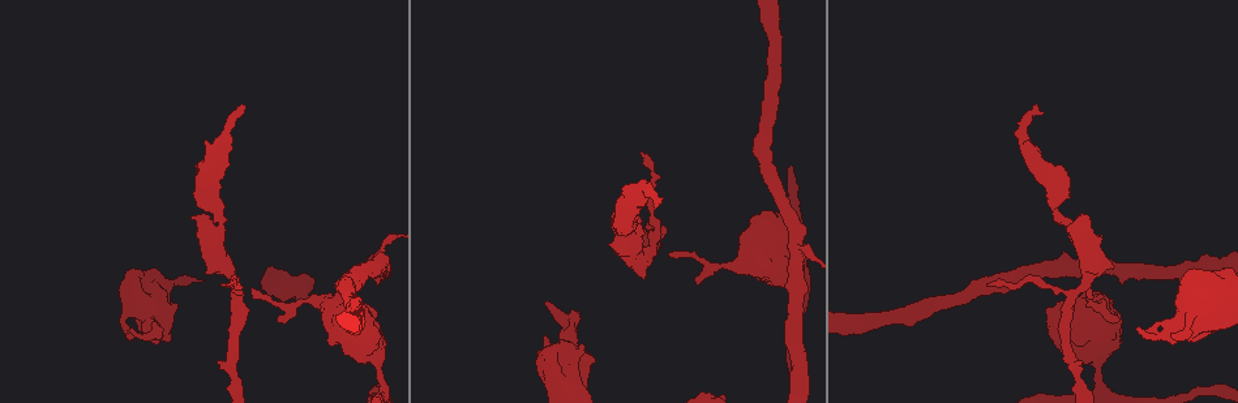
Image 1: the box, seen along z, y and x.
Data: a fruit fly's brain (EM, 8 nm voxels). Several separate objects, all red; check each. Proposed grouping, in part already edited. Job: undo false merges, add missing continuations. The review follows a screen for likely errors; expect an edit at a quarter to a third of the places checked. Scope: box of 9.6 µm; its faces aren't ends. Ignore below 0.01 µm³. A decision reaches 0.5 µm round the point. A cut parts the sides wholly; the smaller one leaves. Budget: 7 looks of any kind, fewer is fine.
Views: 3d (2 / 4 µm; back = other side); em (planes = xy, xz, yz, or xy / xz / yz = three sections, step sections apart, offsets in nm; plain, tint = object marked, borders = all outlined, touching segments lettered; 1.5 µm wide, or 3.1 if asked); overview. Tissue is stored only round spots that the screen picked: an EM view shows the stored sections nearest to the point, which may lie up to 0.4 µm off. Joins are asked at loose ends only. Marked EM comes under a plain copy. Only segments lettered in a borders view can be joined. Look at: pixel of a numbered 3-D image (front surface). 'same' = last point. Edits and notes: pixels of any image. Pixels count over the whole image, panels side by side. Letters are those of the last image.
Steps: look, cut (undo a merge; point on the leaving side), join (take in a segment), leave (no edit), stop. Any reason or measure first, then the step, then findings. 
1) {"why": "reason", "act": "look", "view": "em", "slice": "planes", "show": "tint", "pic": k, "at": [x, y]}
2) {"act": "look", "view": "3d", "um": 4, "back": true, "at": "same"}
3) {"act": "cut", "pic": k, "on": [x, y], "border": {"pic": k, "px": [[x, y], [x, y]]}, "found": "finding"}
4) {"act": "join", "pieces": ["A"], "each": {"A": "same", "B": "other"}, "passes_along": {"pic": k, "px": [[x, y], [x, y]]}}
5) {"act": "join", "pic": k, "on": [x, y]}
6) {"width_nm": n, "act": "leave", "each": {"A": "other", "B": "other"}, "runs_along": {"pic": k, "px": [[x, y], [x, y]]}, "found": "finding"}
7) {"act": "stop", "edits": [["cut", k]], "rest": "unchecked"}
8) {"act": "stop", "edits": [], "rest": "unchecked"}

{"why": "an open end", "act": "look", "view": "em", "slice": "planes", "show": "tint", "pic": 1, "at": [277, 320]}

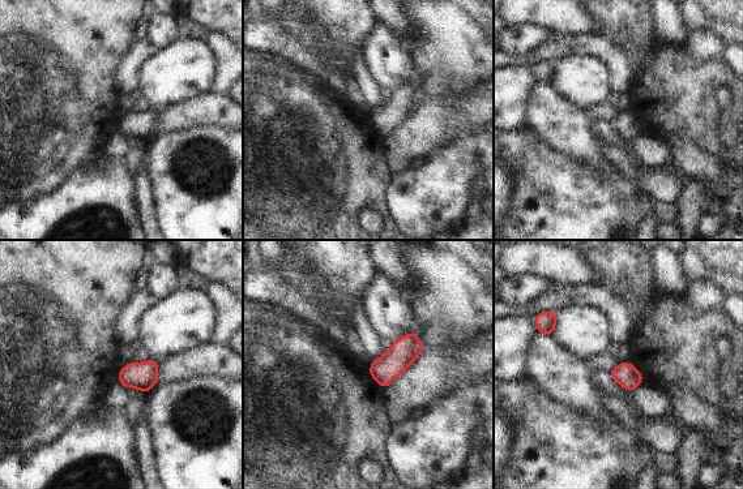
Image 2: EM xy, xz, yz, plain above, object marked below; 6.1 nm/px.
{"act": "look", "view": "em", "slice": "planes", "show": "borders", "at": "same"}

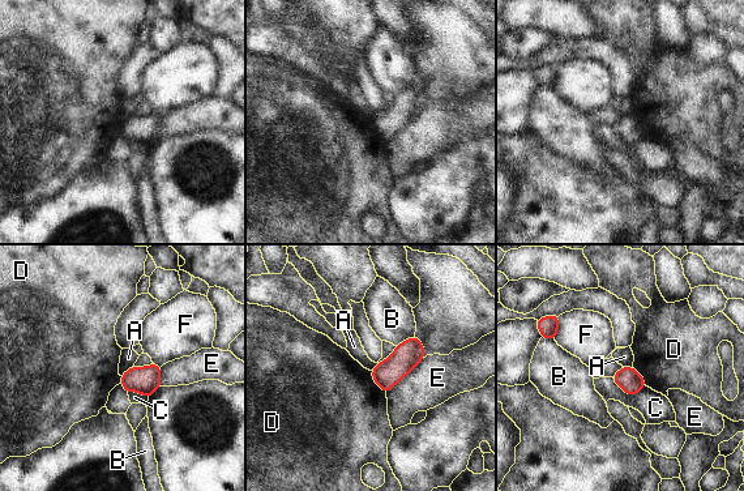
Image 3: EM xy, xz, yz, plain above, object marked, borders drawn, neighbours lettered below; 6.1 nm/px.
{"longest_contact_nm": ["E", 320], "act": "leave", "each": {"A": "other", "B": "other", "C": "other", "D": "other", "E": "other", "F": "other"}, "border": {"pic": 3, "px": [[371, 371], [373, 381], [385, 393]]}, "found": "no lettered segment goes on from it"}

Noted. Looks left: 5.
{"why": "branch stops here", "act": "look", "view": "3d", "um": 2, "pic": 1, "at": [1137, 329]}

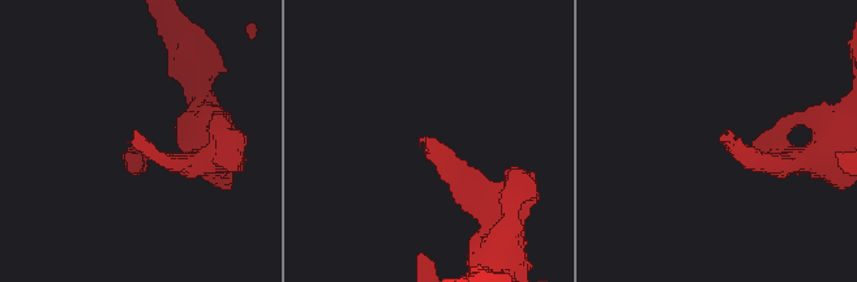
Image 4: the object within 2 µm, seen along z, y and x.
{"act": "look", "view": "em", "slice": "planes", "show": "borders", "pic": 4, "at": [135, 133]}

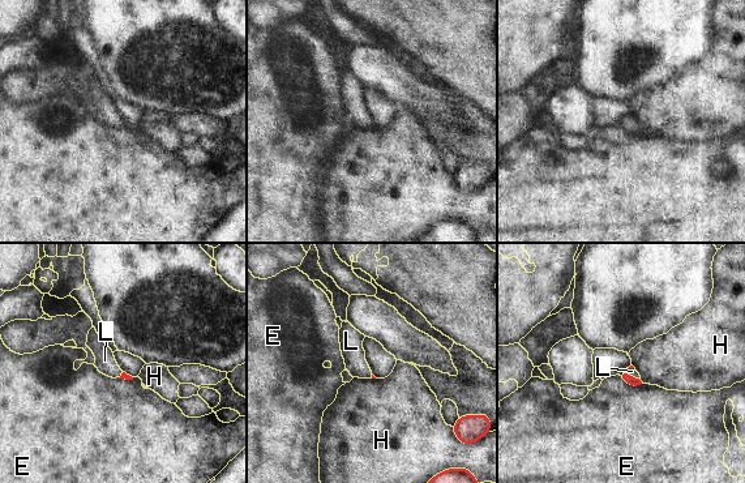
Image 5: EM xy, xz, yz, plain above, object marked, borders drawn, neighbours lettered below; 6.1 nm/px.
{"act": "join", "pieces": ["L"], "each": {"E": "other", "H": "other", "L": "same"}, "passes_along": {"pic": 5, "px": [[629, 379], [632, 376], [632, 371]]}, "found": "it goes on there"}

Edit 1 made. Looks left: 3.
{"why": "free end", "act": "look", "view": "em", "slice": "planes", "show": "borders", "pic": 1, "at": [989, 286]}

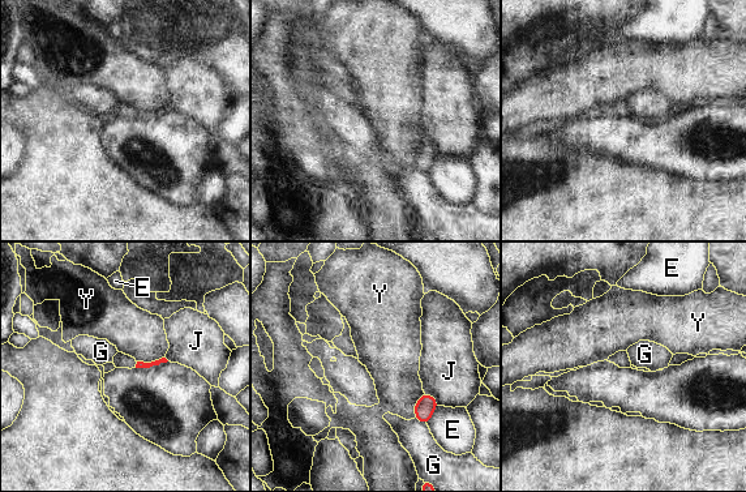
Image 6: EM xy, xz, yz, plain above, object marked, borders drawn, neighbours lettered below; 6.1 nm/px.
{"act": "leave", "each": {"E": "other", "G": "other", "J": "other", "Y": "other"}, "border": {"pic": 6, "px": [[164, 356], [150, 362], [137, 362]]}, "found": "none of them fits"}

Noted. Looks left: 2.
{"act": "stop", "edits": [["join", 5]], "rest": "unchecked"}

